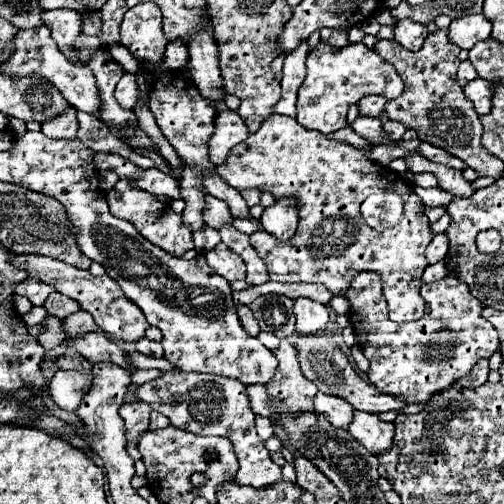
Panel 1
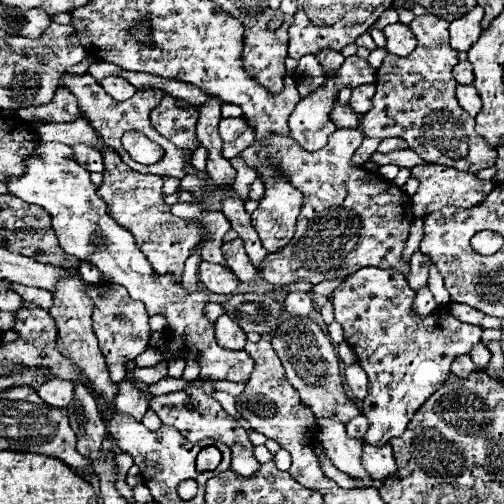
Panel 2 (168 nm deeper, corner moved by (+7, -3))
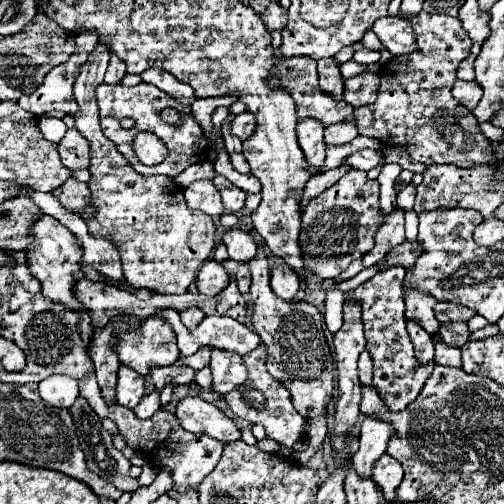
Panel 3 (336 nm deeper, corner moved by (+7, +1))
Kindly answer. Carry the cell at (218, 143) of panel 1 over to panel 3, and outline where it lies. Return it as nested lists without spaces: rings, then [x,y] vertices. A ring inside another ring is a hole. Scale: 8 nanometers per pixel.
[[[240,113],[240,115],[236,115],[234,117],[234,121],[230,123],[230,131],[238,137],[238,139],[246,139],[246,137],[250,137],[252,135],[252,129],[254,129],[254,121],[252,121],[252,113]]]

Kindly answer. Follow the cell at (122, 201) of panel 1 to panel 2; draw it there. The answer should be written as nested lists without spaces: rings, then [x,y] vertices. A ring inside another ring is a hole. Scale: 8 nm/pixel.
[[[98,139],[98,151],[104,159],[104,183],[98,187],[97,195],[108,203],[108,215],[134,235],[138,249],[148,257],[154,273],[170,273],[176,277],[176,281],[182,281],[184,263],[190,257],[190,251],[198,243],[202,243],[202,231],[198,221],[180,219],[170,213],[170,205],[164,203],[160,177],[132,171],[116,153],[112,153],[112,149],[104,145],[102,139]]]

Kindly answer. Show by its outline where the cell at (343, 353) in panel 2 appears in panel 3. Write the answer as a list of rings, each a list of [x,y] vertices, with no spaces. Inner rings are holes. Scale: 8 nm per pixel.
[[[362,351],[358,359],[358,375],[360,375],[360,383],[372,385],[372,361],[366,351]]]

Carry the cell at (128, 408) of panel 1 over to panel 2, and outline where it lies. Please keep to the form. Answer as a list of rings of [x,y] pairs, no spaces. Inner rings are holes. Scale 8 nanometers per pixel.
[[[124,379],[120,383],[120,393],[114,397],[114,405],[116,411],[132,415],[136,421],[140,421],[148,411],[148,397],[136,387],[134,381]]]

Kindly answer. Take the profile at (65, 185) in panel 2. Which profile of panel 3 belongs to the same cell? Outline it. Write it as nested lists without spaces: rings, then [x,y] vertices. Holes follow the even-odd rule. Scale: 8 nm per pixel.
[[[74,177],[66,179],[60,187],[56,187],[52,191],[52,195],[60,201],[60,205],[66,211],[70,211],[70,213],[74,213],[78,217],[82,217],[82,215],[96,215],[96,207],[90,201],[92,195],[90,195],[88,185],[78,181],[78,179],[74,179]]]

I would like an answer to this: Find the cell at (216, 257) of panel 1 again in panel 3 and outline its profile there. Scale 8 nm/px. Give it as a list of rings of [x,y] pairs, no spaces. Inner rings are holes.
[[[214,259],[204,261],[204,265],[196,277],[196,287],[200,293],[214,297],[222,289],[226,289],[228,283],[230,283],[230,275],[226,273],[226,269],[220,263],[216,263]]]

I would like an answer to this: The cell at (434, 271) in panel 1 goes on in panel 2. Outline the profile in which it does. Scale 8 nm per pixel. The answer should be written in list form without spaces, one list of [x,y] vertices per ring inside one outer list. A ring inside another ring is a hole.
[[[422,287],[418,293],[416,293],[416,299],[412,303],[412,313],[418,317],[418,319],[424,319],[428,317],[428,313],[434,313],[438,309],[432,293],[428,287]]]

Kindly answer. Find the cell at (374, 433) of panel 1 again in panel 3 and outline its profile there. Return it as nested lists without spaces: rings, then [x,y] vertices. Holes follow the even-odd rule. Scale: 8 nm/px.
[[[384,453],[376,463],[374,463],[374,473],[372,479],[376,481],[376,485],[382,489],[384,499],[386,501],[394,501],[394,491],[402,481],[402,465],[390,457],[388,453]]]

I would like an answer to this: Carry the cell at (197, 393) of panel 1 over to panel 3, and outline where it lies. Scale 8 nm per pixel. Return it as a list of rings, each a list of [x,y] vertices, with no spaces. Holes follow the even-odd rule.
[[[188,395],[178,401],[176,417],[180,425],[190,433],[204,433],[214,439],[220,439],[222,443],[240,439],[238,425],[230,417],[226,417],[226,413],[220,411],[214,403],[208,403],[198,395]]]

